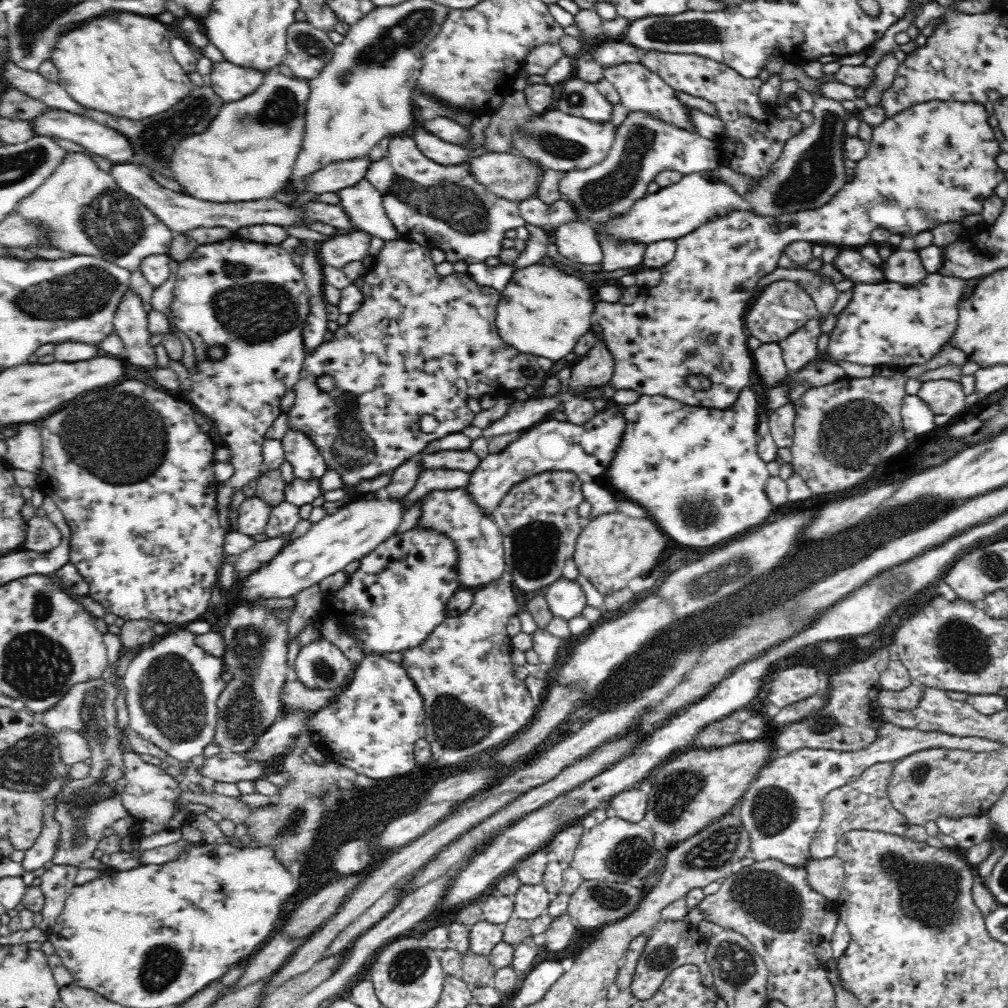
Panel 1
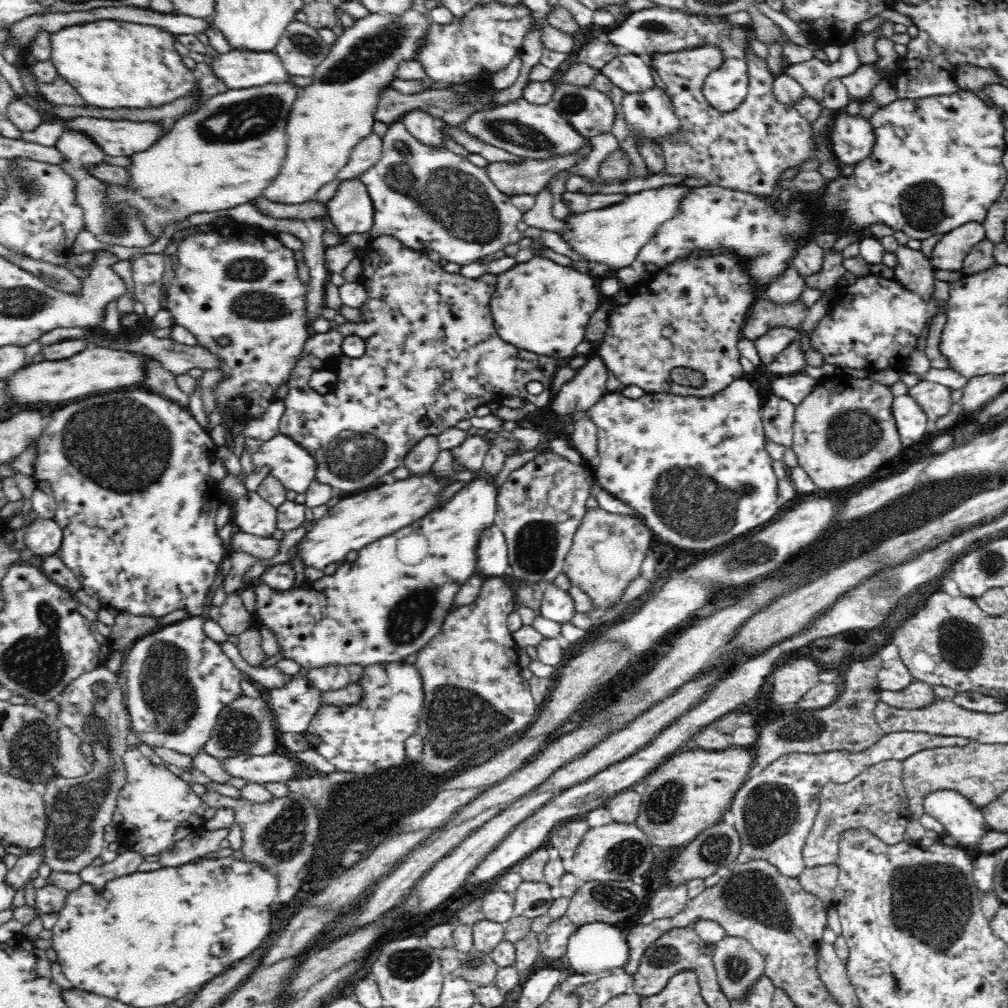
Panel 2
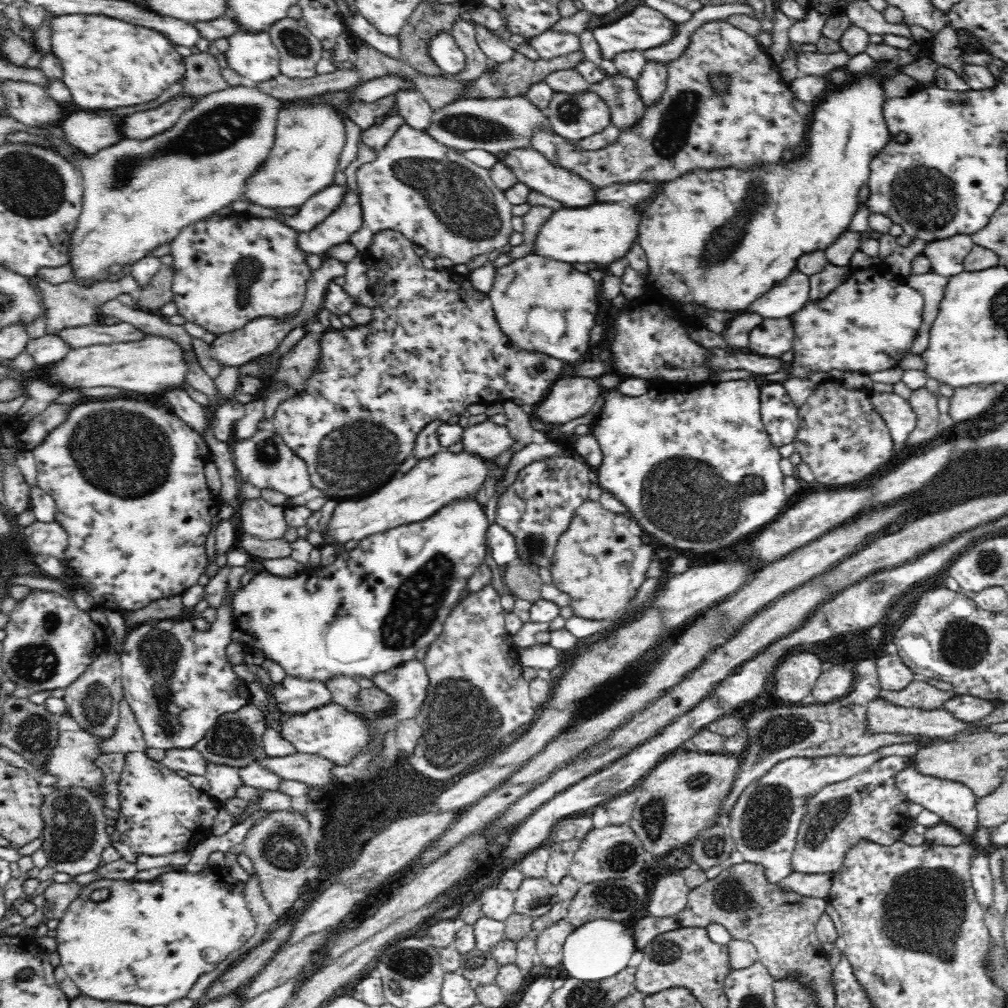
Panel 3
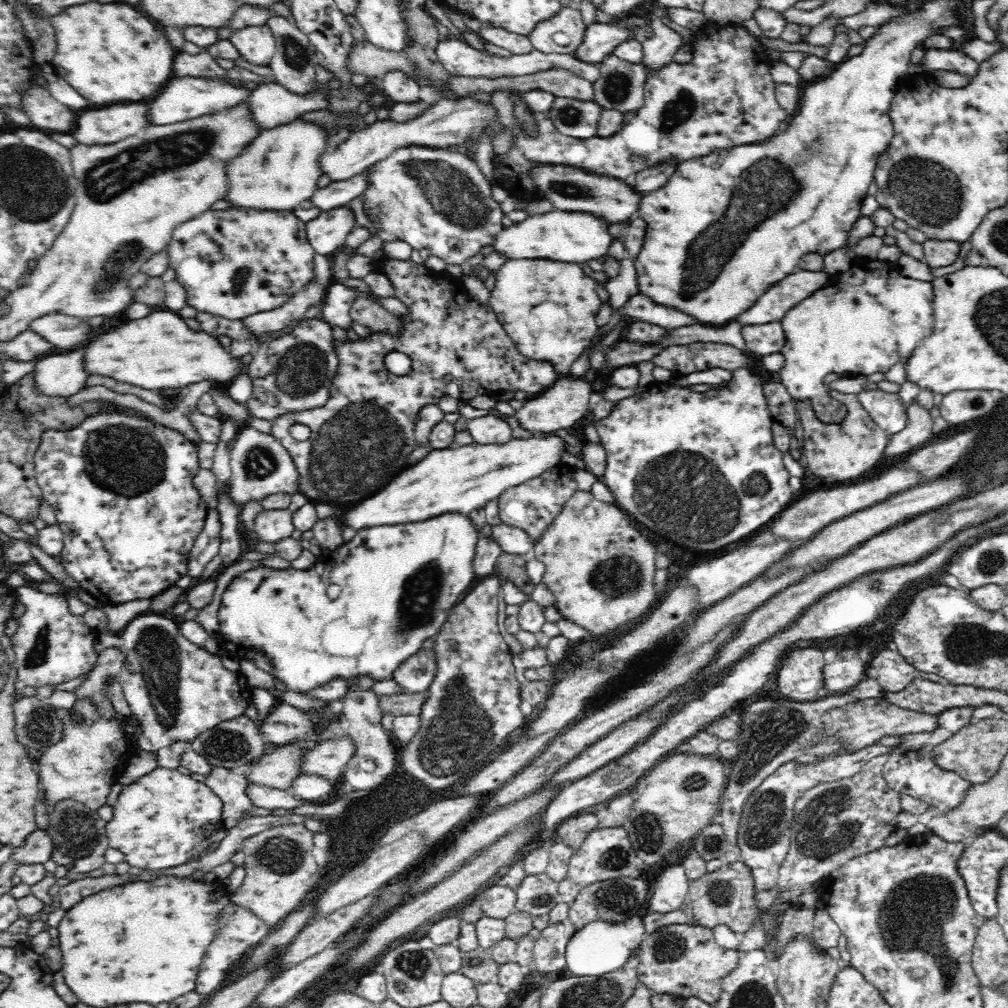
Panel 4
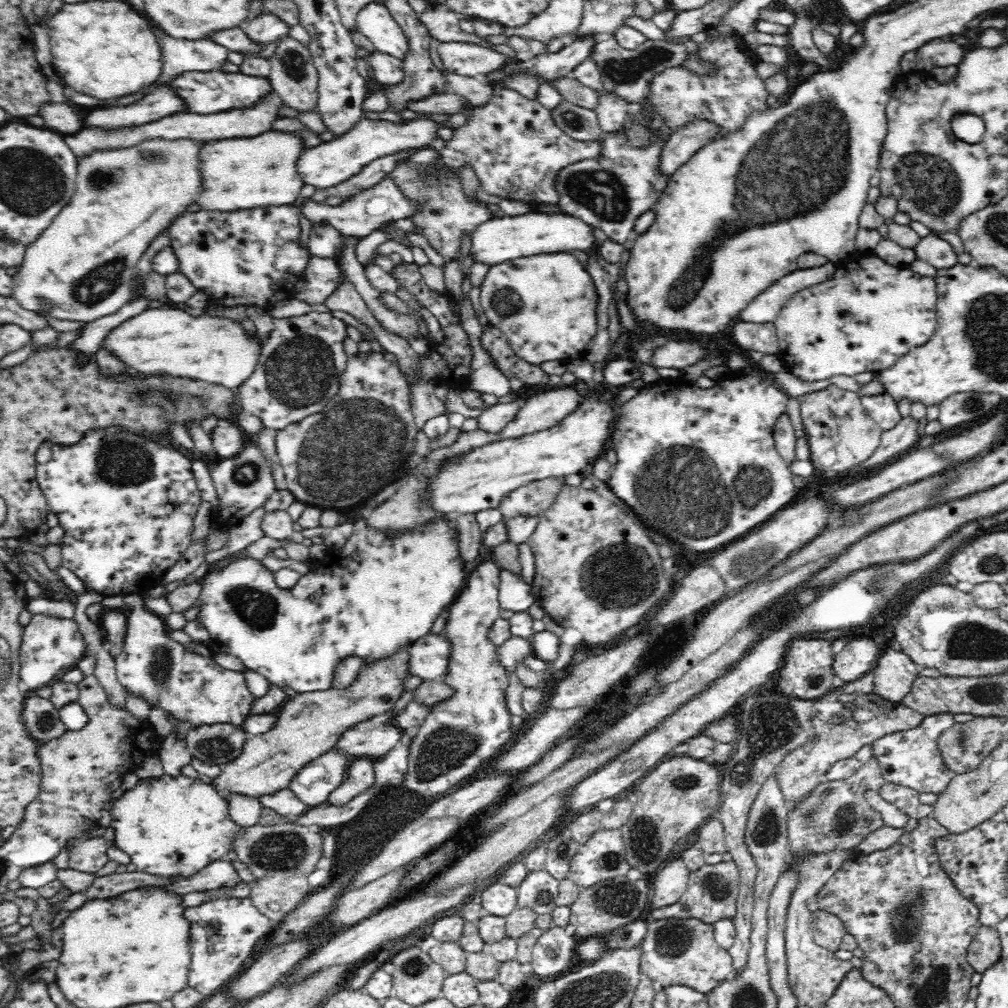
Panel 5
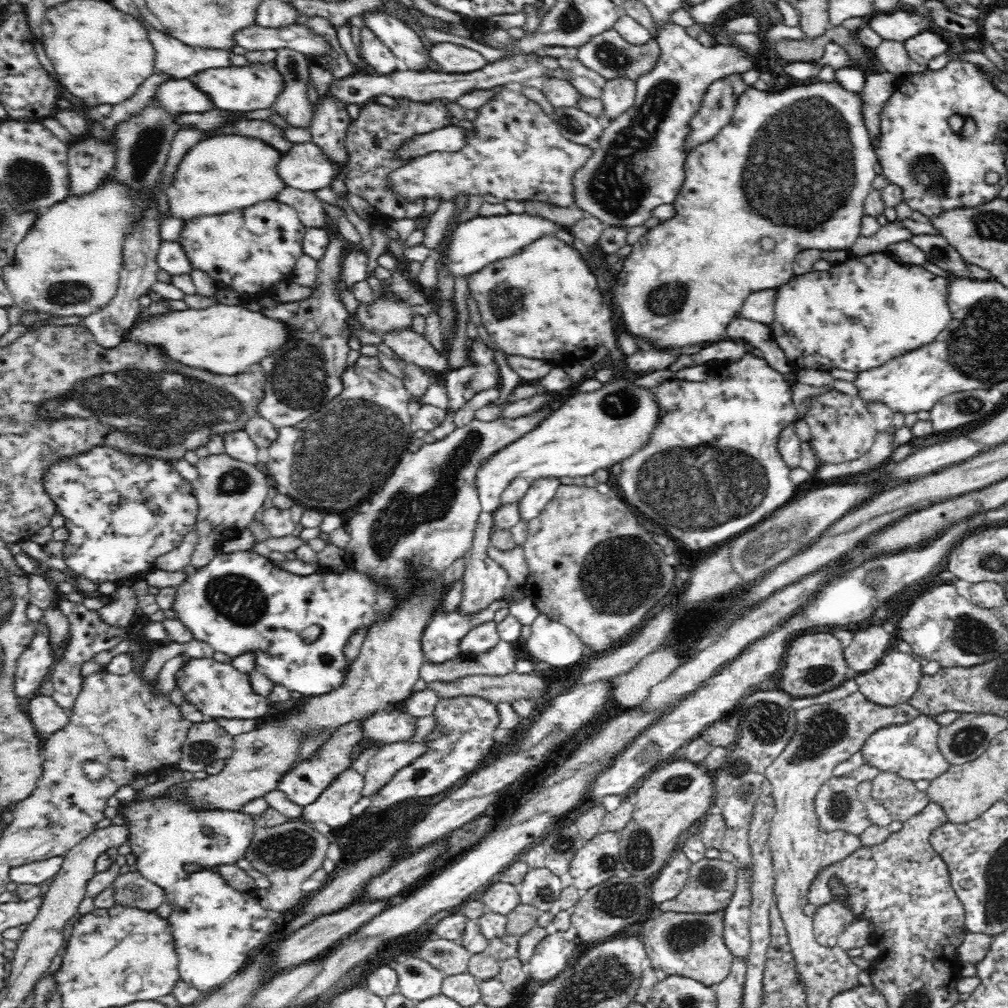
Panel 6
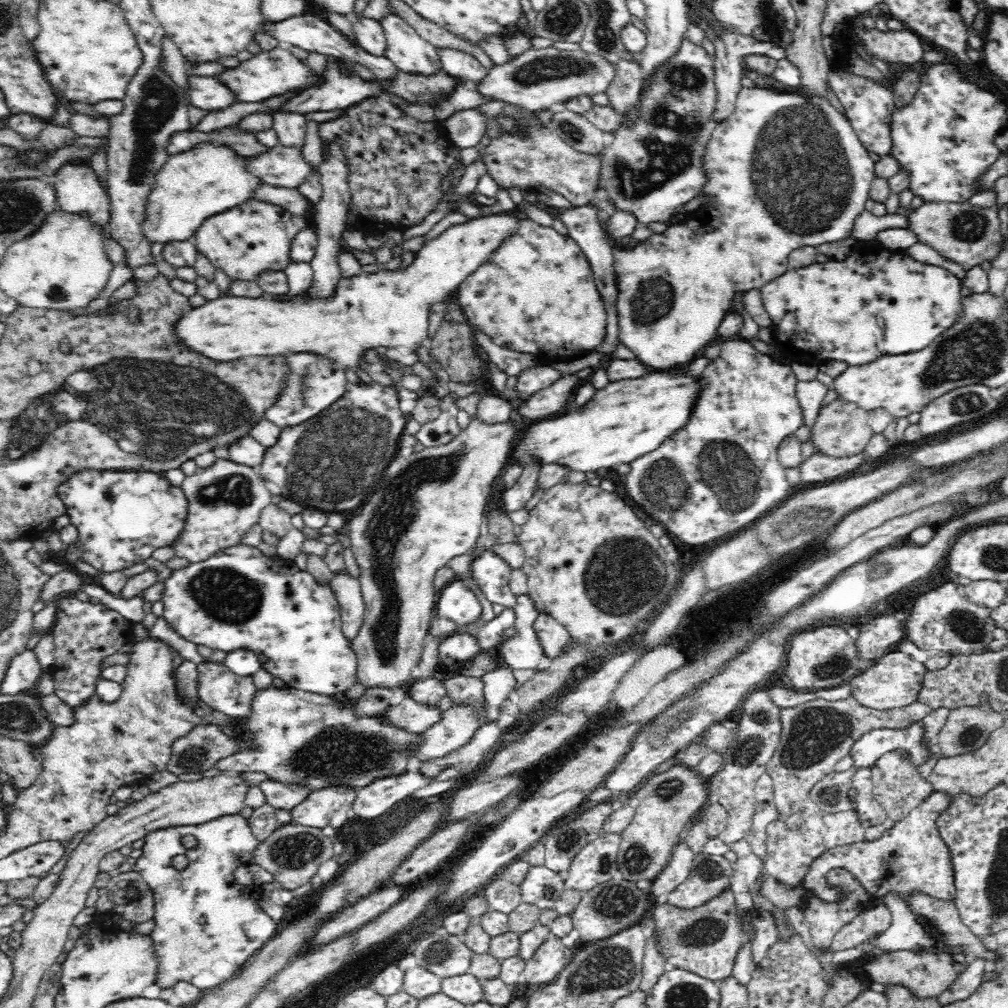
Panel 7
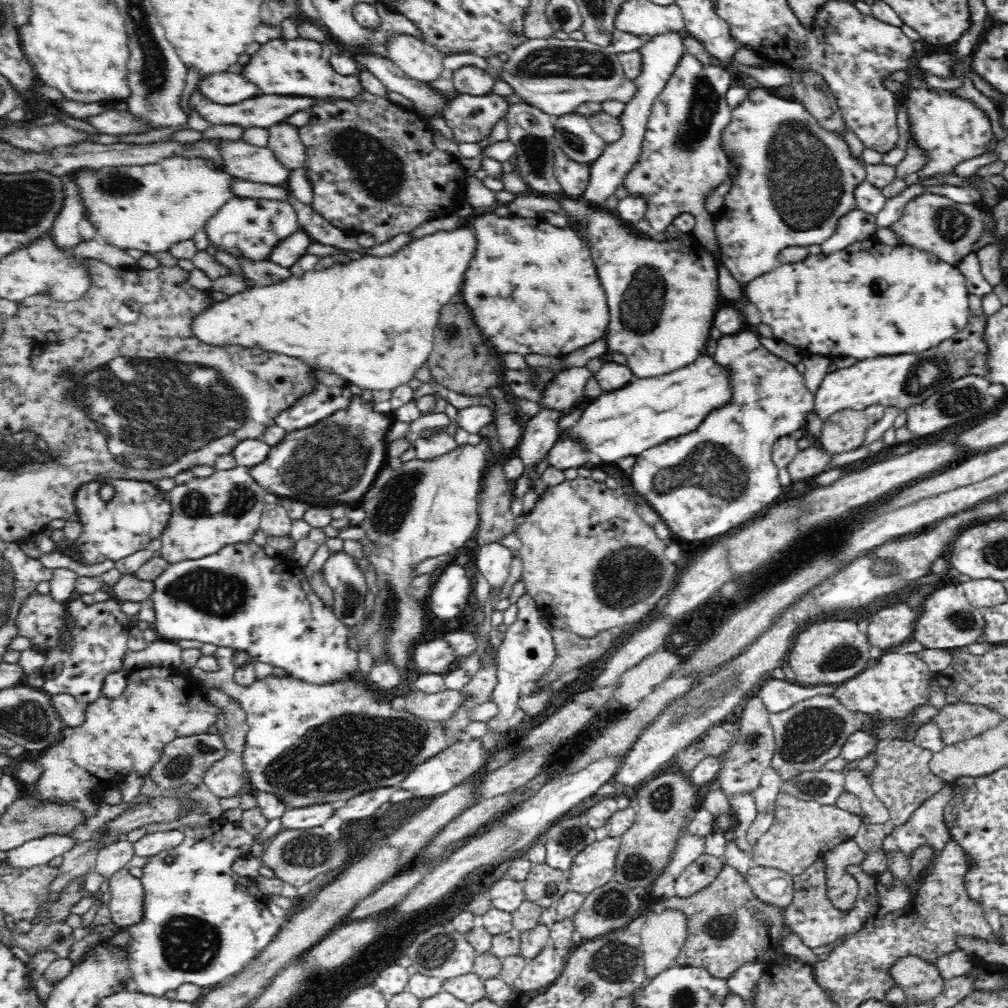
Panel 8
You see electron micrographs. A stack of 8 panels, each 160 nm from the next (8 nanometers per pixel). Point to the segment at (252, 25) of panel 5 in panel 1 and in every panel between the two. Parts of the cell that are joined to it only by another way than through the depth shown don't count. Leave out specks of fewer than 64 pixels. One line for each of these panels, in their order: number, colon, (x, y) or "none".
1: (231, 81)
2: (243, 68)
3: (252, 53)
4: (256, 44)

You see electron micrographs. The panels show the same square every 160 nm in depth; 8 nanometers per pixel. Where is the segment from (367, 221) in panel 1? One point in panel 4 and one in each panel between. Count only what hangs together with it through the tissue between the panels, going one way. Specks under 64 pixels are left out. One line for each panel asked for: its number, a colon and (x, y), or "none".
2: (349, 210)
3: (337, 228)
4: (327, 233)

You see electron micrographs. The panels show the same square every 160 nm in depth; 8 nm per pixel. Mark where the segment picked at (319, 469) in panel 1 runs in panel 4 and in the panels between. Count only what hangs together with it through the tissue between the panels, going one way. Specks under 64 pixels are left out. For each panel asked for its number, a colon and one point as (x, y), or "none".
2: (287, 461)
3: (263, 460)
4: (261, 466)

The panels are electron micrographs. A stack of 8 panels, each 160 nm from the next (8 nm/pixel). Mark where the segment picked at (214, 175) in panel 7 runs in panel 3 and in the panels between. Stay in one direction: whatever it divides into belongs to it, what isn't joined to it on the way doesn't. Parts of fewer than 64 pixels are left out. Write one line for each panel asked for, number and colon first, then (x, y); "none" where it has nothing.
3: (308, 139)
4: (277, 169)
5: (237, 173)
6: (221, 174)

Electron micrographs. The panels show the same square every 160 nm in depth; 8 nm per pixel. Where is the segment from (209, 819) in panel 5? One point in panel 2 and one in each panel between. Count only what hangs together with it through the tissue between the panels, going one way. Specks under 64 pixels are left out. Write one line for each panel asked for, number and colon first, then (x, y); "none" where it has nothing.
2: (159, 809)
3: (160, 813)
4: (161, 821)

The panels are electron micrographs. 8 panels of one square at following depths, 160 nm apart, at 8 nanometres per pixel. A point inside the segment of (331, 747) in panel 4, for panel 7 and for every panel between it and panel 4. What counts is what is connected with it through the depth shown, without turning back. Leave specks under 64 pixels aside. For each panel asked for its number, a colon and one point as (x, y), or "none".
5: (367, 739)
6: (396, 725)
7: (415, 716)

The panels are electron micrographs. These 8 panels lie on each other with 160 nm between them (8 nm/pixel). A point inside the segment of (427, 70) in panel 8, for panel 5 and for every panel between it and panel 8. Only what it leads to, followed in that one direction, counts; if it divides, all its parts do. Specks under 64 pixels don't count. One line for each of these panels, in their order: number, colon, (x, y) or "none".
5: (374, 21)
6: (404, 42)
7: (404, 47)

